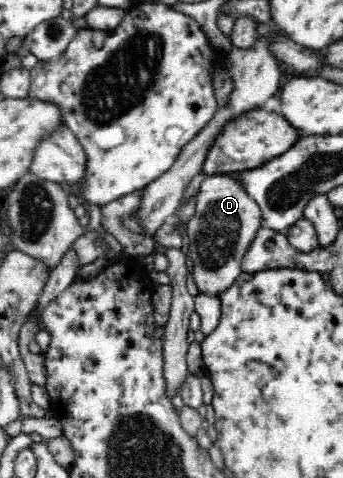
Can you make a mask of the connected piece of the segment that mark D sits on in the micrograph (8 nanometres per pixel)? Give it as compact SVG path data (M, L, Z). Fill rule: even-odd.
M229 173L207 175L194 198L194 211L188 218L187 236L189 263L192 277L199 292L219 297L239 276L239 261L253 240L257 229L262 226L259 203L247 193L238 179Z

